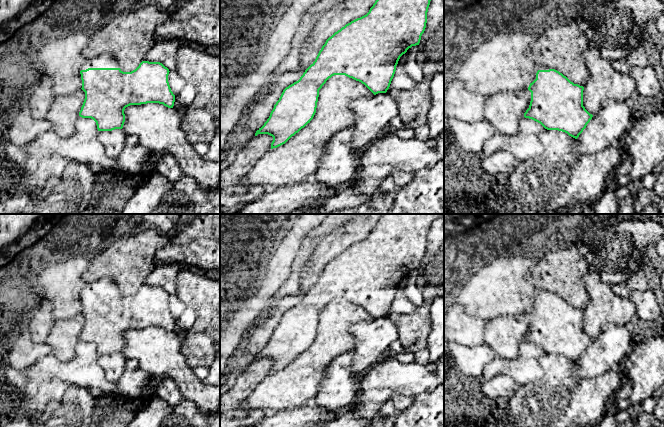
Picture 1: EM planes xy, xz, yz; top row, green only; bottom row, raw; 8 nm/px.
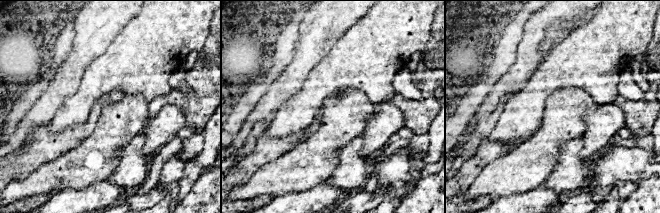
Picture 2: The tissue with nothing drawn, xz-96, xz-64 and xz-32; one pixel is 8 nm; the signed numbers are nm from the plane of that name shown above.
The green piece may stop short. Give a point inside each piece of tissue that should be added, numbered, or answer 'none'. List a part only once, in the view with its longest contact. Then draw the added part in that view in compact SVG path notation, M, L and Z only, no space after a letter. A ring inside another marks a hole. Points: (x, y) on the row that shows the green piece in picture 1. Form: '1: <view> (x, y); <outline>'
1: xy (103, 60); M101 53L95 58L87 59L82 65L81 70L88 68L119 68L119 64L110 54Z

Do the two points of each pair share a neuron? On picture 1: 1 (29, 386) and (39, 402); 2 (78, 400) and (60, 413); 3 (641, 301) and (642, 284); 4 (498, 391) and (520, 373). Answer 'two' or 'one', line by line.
1: two
2: one
3: two
4: two

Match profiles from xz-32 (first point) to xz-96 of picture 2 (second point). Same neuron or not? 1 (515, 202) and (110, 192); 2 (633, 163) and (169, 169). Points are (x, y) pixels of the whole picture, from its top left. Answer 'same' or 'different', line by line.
1: same
2: same

